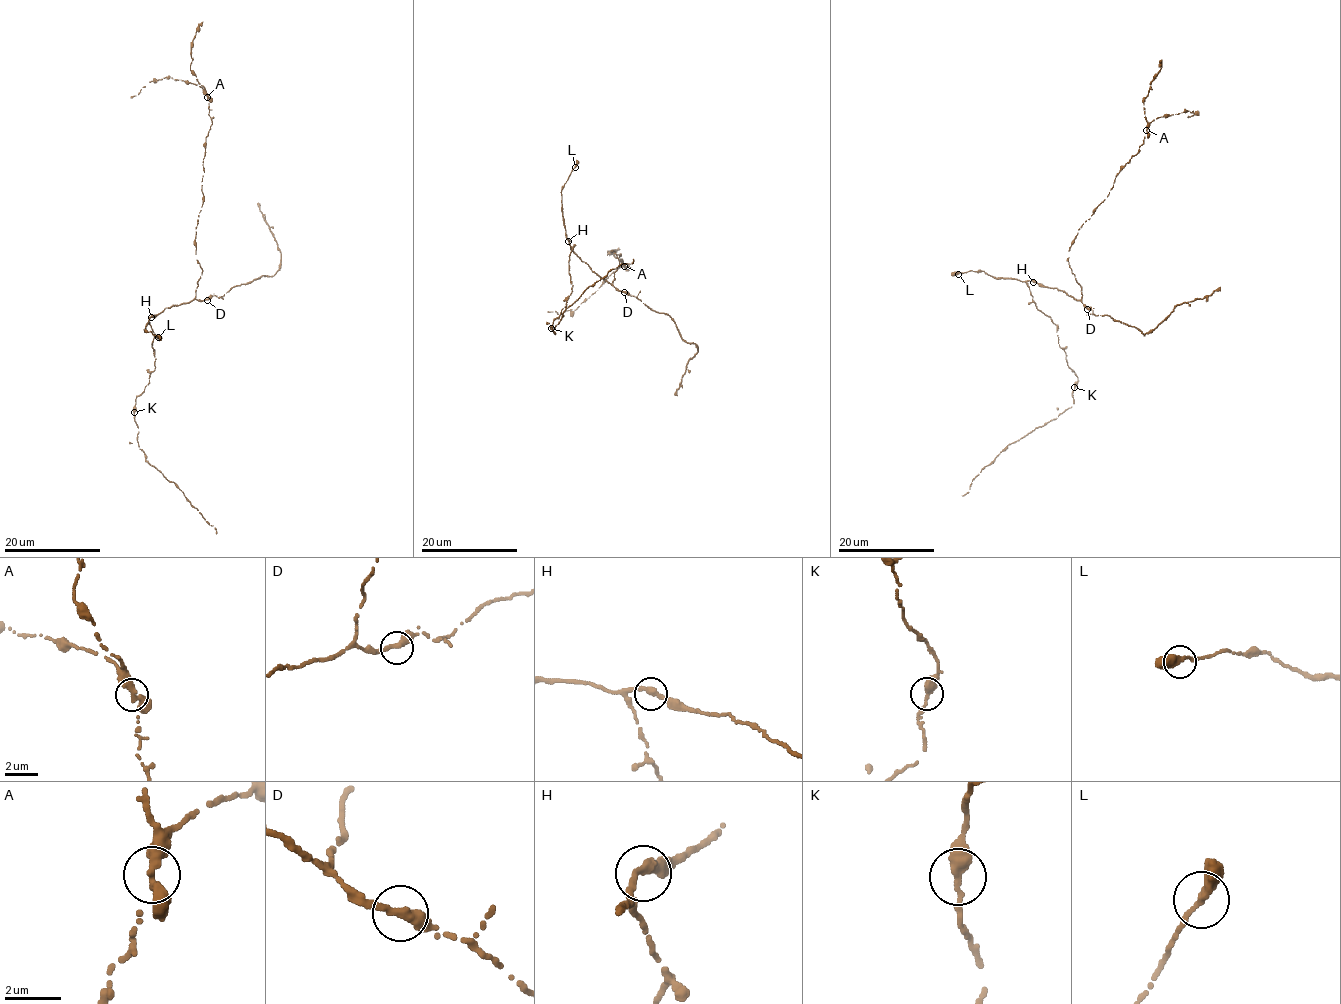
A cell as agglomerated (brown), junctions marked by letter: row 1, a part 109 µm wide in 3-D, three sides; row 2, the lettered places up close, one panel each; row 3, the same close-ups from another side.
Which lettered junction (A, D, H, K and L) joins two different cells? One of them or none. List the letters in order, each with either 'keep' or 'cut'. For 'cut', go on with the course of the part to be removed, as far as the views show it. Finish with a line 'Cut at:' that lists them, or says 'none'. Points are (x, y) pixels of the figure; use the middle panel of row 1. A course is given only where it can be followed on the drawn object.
A: keep
D: keep
H: keep
K: keep
L: keep
Cut at: none

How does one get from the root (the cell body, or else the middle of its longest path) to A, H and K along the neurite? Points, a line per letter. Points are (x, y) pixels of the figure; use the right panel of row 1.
A: (1066, 294), (1078, 301), (1083, 295), (1068, 263), (1072, 241), (1108, 195), (1120, 169), (1138, 152), (1146, 131)
H: (1066, 294), (1033, 282)
K: (1066, 294), (1026, 282), (1036, 308), (1056, 326), (1059, 345), (1078, 378), (1074, 387)

